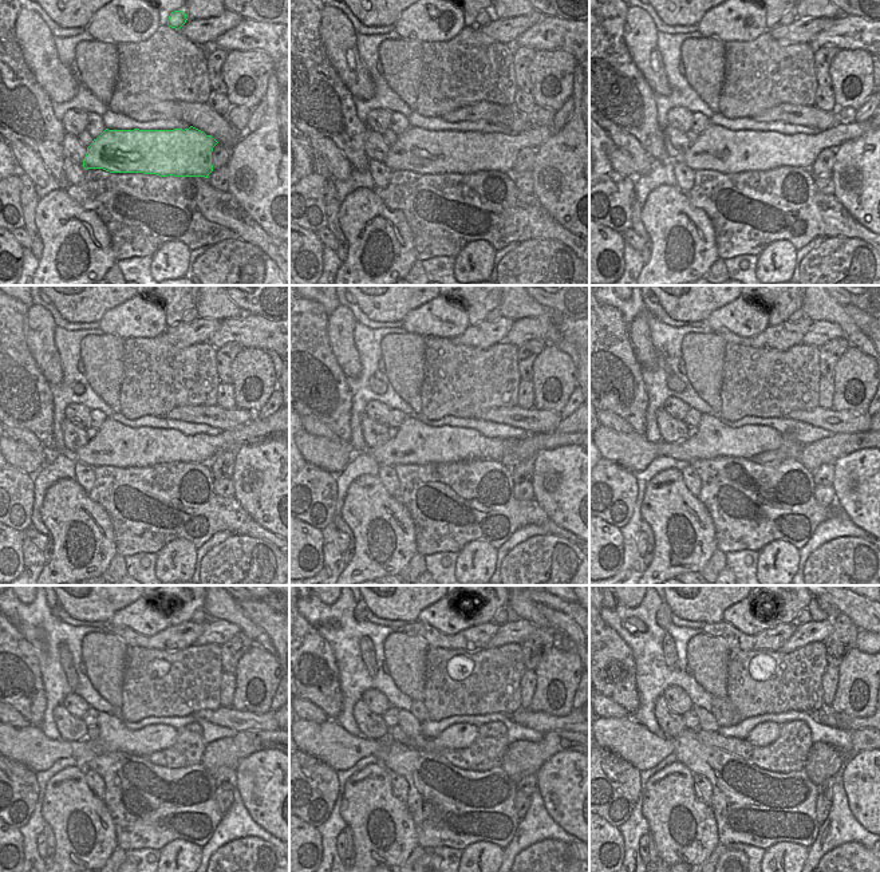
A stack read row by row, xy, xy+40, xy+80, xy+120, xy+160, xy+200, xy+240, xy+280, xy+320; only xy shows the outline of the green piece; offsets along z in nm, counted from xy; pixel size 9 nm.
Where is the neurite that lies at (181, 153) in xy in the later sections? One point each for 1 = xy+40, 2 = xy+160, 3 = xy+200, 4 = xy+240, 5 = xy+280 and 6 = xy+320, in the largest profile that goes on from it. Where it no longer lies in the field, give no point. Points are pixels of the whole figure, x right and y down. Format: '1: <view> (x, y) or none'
1: xy+40 (466, 152)
2: xy+160 (391, 453)
3: xy+200 (632, 452)
4: xy+240 (30, 746)
5: xy+280 (328, 742)
6: xy+320 (624, 737)

